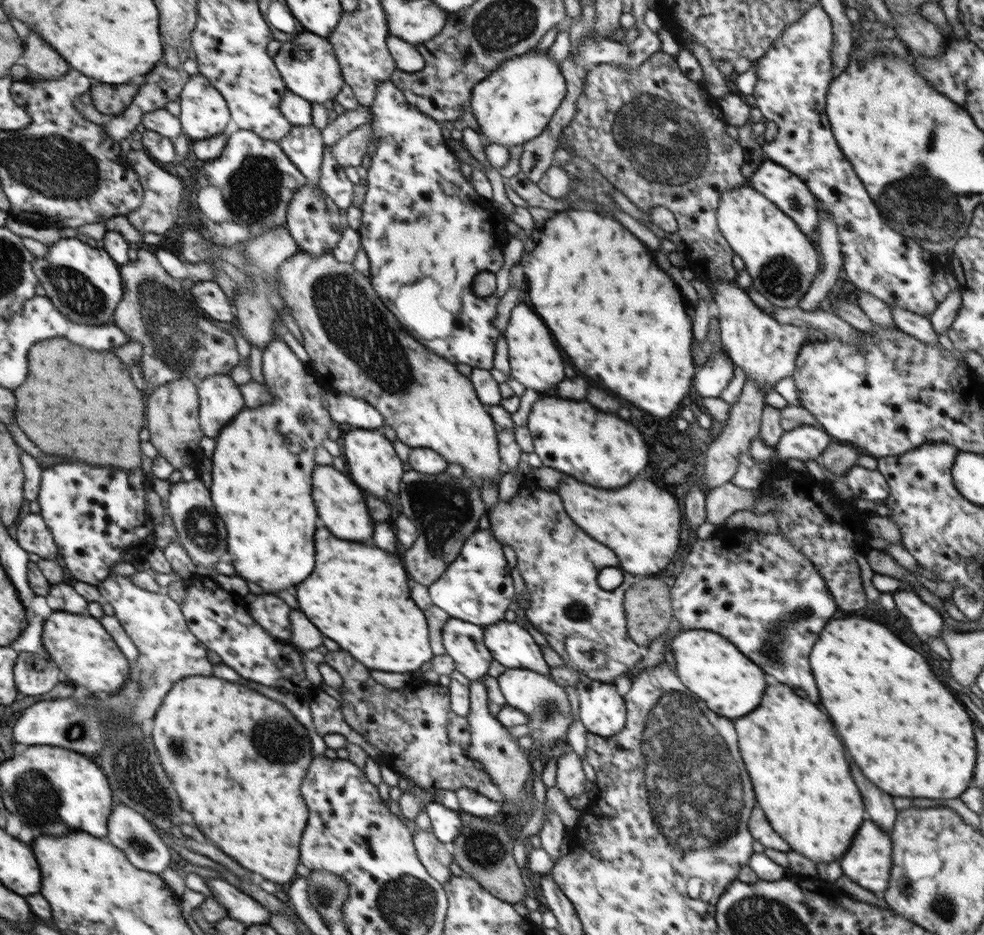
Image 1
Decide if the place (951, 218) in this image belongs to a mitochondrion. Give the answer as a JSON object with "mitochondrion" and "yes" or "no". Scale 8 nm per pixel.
{"mitochondrion":"yes"}

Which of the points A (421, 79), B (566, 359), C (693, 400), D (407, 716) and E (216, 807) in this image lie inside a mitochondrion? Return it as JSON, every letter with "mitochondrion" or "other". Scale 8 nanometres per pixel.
{"A":"other","B":"other","C":"other","D":"mitochondrion","E":"other"}

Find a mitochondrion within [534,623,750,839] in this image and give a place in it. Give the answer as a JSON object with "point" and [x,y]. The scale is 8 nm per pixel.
{"point":[549,709]}

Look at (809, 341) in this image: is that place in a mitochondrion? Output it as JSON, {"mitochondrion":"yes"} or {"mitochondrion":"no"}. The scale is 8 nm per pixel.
{"mitochondrion":"no"}

